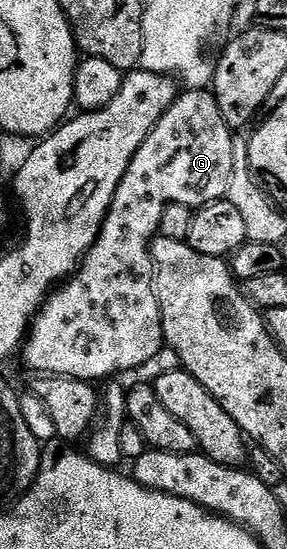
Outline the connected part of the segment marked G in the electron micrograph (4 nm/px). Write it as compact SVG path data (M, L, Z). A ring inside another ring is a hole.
M186 90L179 95L178 99L166 113L156 122L156 126L144 138L140 150L132 158L132 162L126 168L124 178L120 178L120 186L116 186L116 194L112 198L110 213L106 215L106 220L102 223L100 234L96 242L88 250L88 254L79 264L77 272L65 281L57 290L50 293L47 301L42 306L41 312L38 313L29 333L28 339L23 343L20 349L20 357L31 368L32 371L38 372L43 377L48 376L67 376L73 380L85 380L87 382L99 382L105 376L110 376L114 371L130 372L133 368L138 370L145 369L151 360L156 358L156 354L162 351L164 341L162 338L162 319L160 318L160 306L154 293L154 263L150 257L150 245L154 243L158 236L158 227L160 218L164 215L164 210L169 204L179 204L188 206L191 210L203 208L205 204L211 204L217 200L223 199L229 188L229 179L232 178L232 140L234 132L224 122L224 114L220 114L220 106L216 102L213 91L210 90Z

